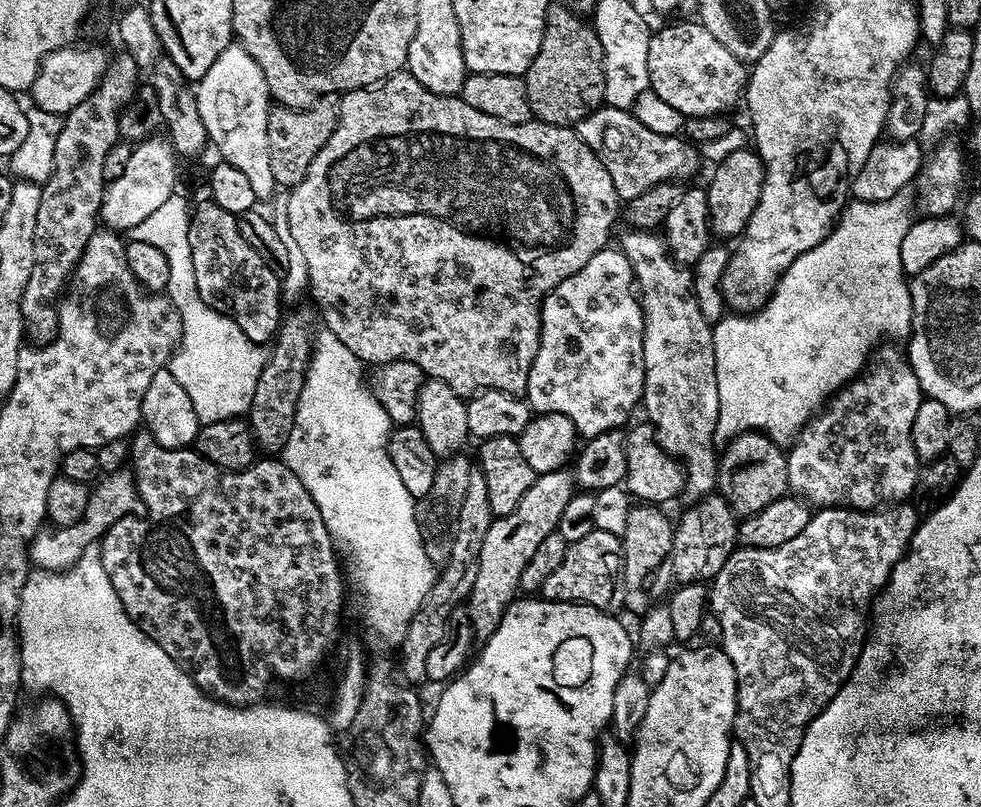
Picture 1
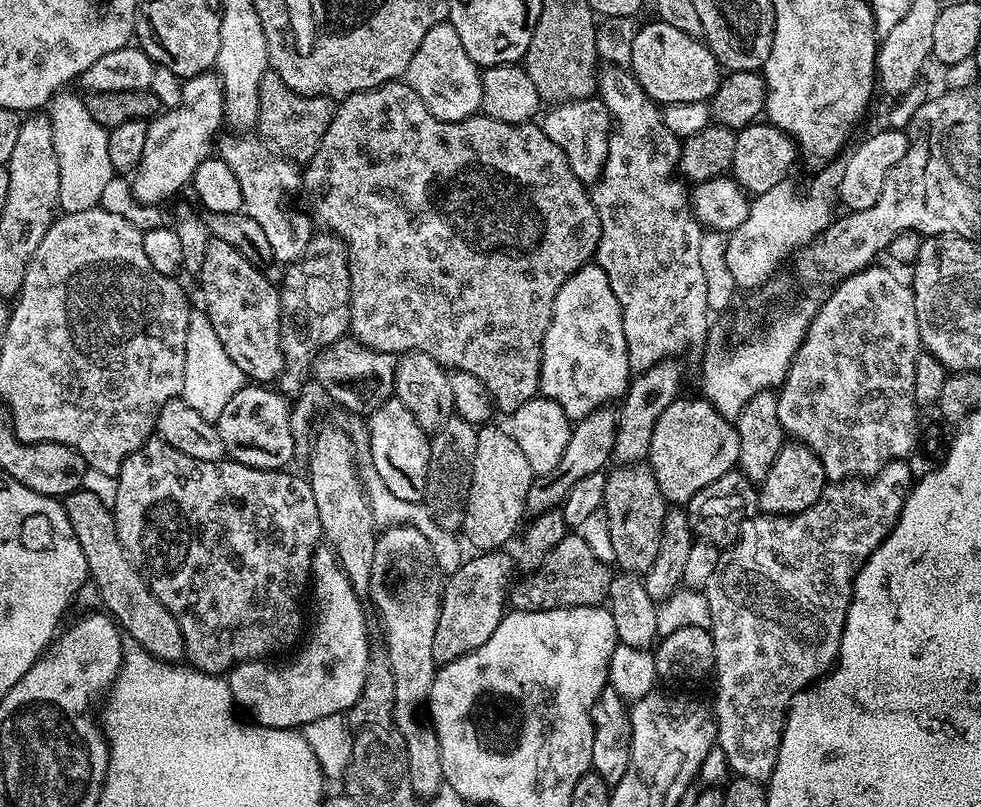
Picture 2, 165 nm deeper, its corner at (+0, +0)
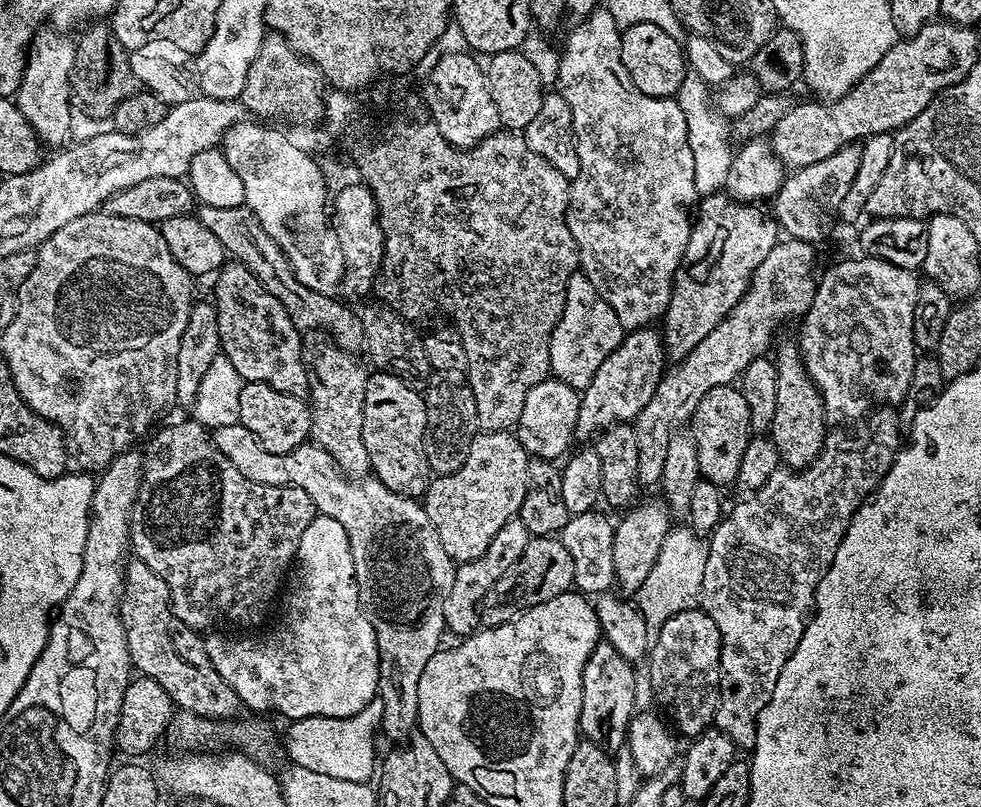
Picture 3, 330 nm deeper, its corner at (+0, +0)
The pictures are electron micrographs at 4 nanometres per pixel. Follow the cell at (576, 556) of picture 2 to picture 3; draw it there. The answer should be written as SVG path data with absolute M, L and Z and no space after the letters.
M533 536L529 539L526 550L522 550L522 558L486 590L480 603L480 622L485 628L497 628L510 622L513 616L520 615L527 608L538 606L542 602L550 602L550 598L558 598L558 594L569 591L573 587L574 564L570 562L570 550L556 536Z

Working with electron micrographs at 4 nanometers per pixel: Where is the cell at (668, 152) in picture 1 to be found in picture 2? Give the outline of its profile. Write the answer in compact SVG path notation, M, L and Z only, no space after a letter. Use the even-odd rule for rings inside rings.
M599 98L571 100L569 104L553 104L543 113L542 127L546 138L554 142L566 154L570 170L584 185L591 186L604 172L604 163L608 153L608 138L614 127L608 107ZM548 111L548 113L546 113Z

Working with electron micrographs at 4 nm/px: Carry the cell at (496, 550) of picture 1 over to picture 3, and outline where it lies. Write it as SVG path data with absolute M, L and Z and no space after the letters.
M652 326L629 331L614 354L610 354L610 358L598 366L594 378L590 378L590 386L580 392L575 439L588 442L597 433L613 428L616 424L635 421L642 406L646 406L654 390L658 390L658 382L664 377L665 371L666 357L661 333Z

